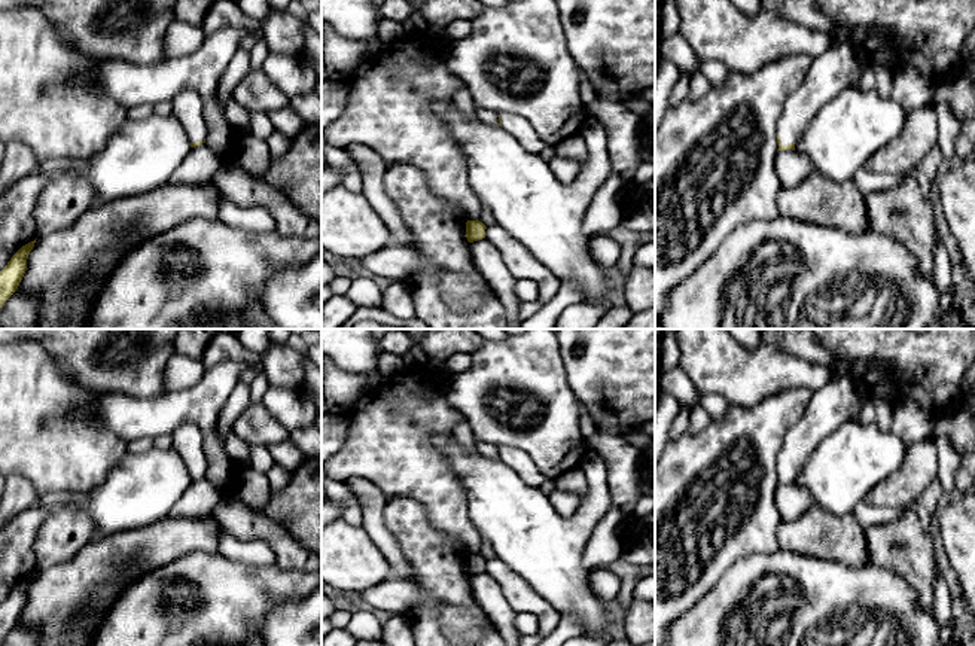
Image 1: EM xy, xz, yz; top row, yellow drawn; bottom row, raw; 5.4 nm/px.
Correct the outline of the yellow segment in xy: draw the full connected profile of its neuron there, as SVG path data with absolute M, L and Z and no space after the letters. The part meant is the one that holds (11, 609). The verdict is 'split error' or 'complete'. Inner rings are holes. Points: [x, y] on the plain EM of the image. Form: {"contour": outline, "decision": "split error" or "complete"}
{"contour": "M34 575L22 579L0 604L0 642L16 625L25 603L30 585L34 581Z", "decision": "complete"}

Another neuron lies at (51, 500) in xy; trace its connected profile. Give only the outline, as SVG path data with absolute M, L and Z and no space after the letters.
M67 491L46 493L37 497L34 506L58 511L64 509L68 503L77 503L85 508L88 503L88 494L76 494Z

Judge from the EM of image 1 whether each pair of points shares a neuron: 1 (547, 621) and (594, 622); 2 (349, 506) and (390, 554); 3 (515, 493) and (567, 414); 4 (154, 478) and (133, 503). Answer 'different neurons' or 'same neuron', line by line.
1: different neurons
2: different neurons
3: different neurons
4: same neuron

